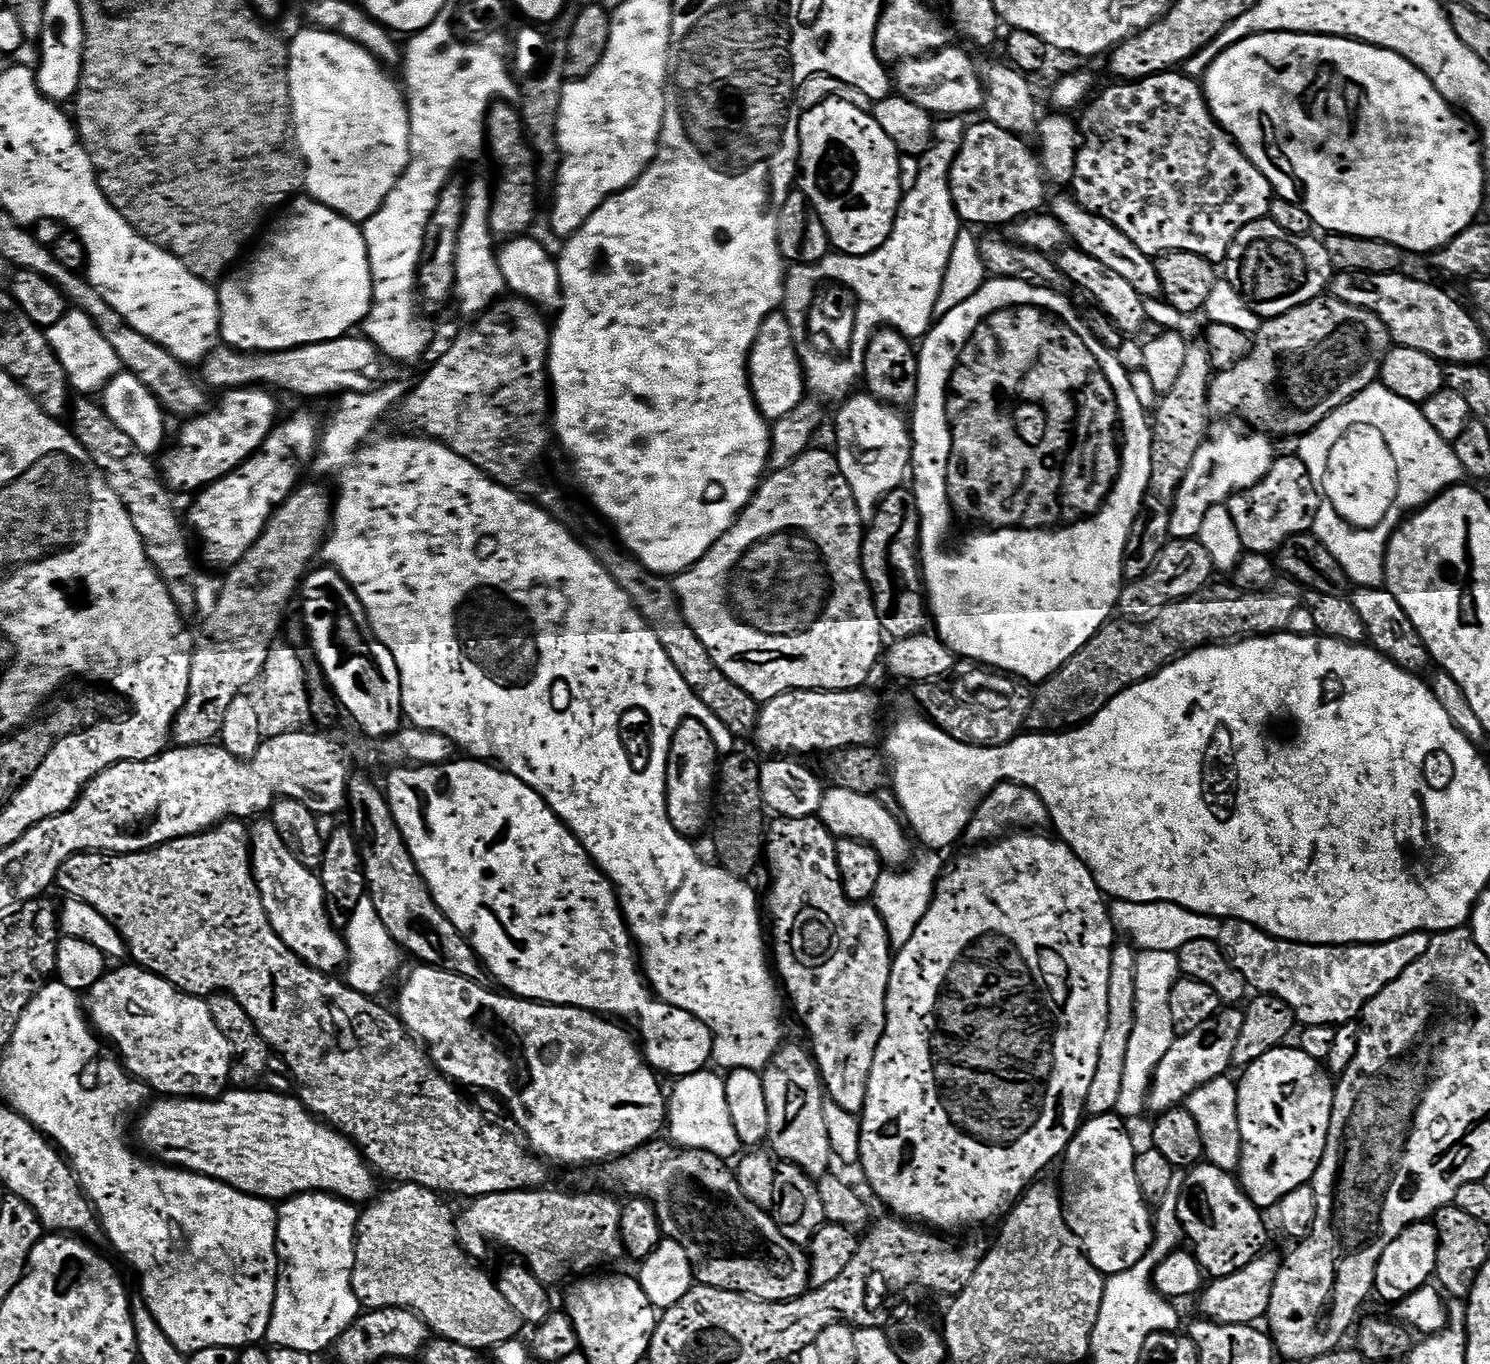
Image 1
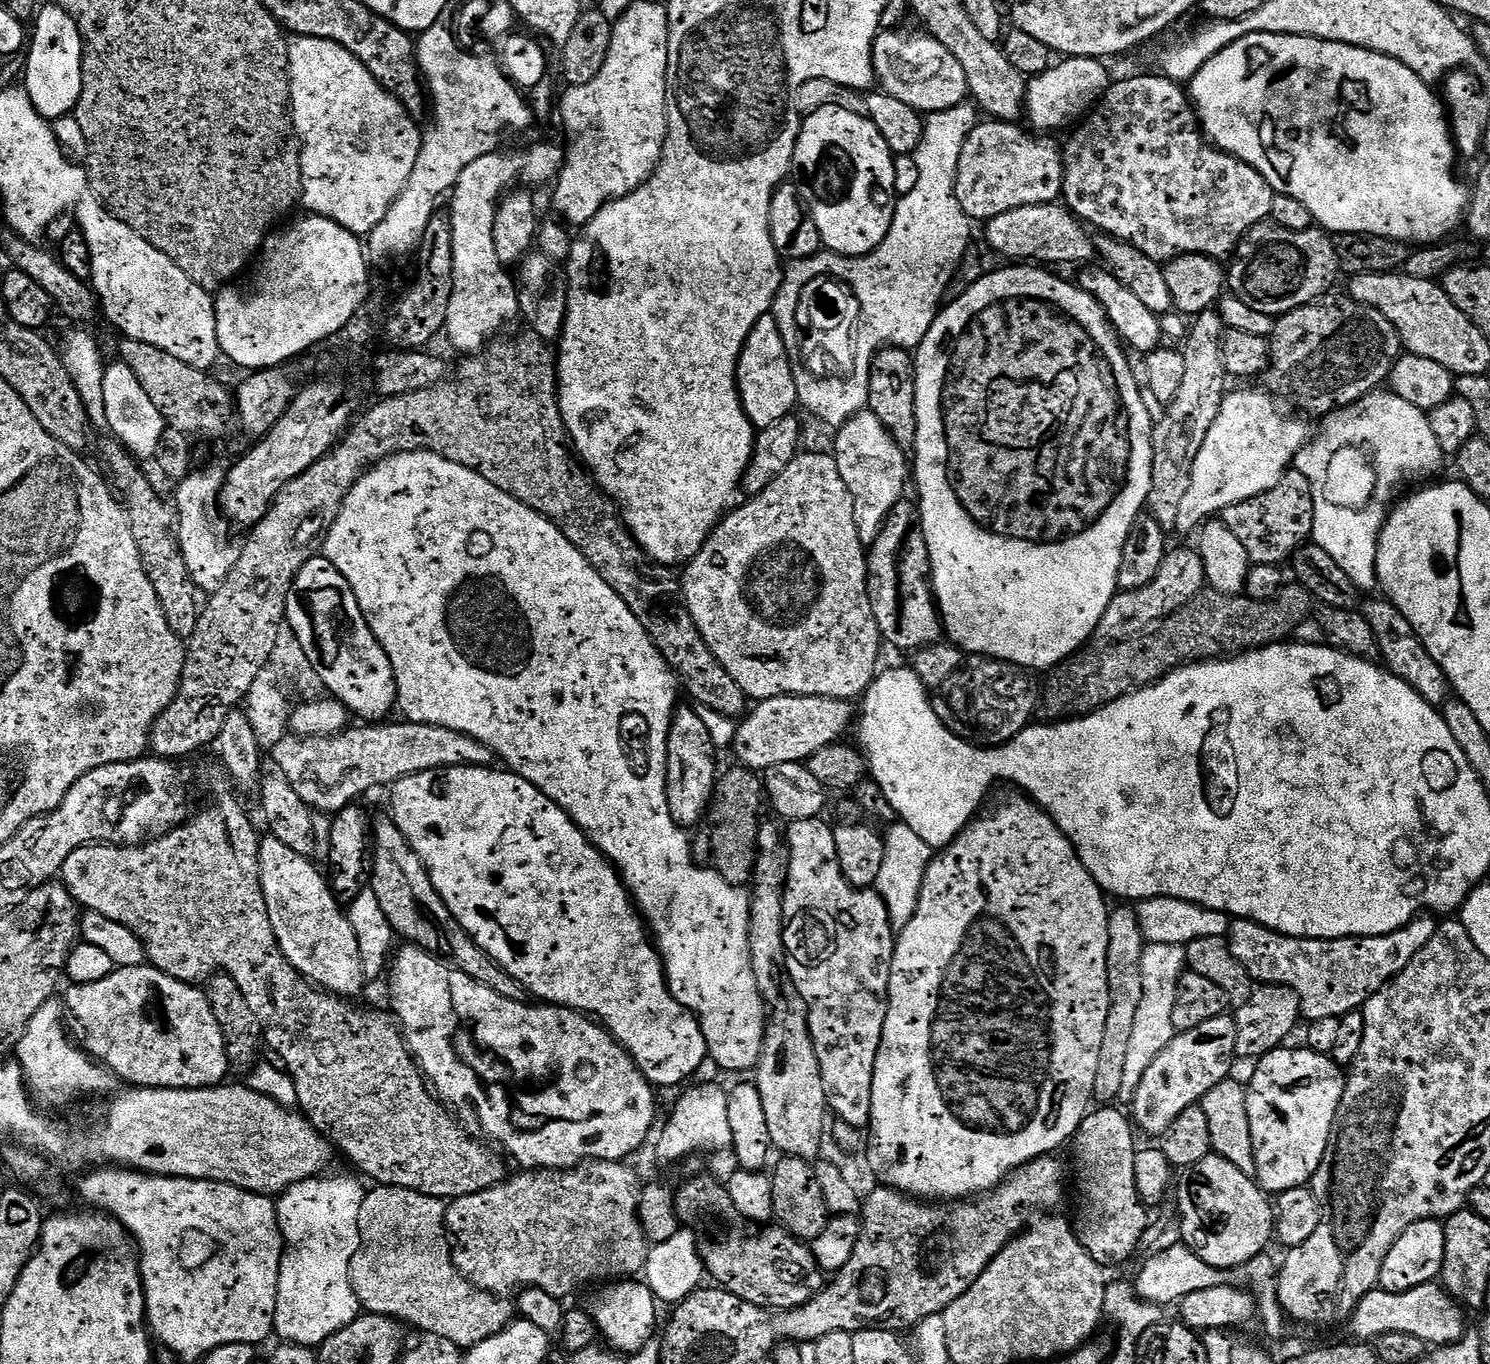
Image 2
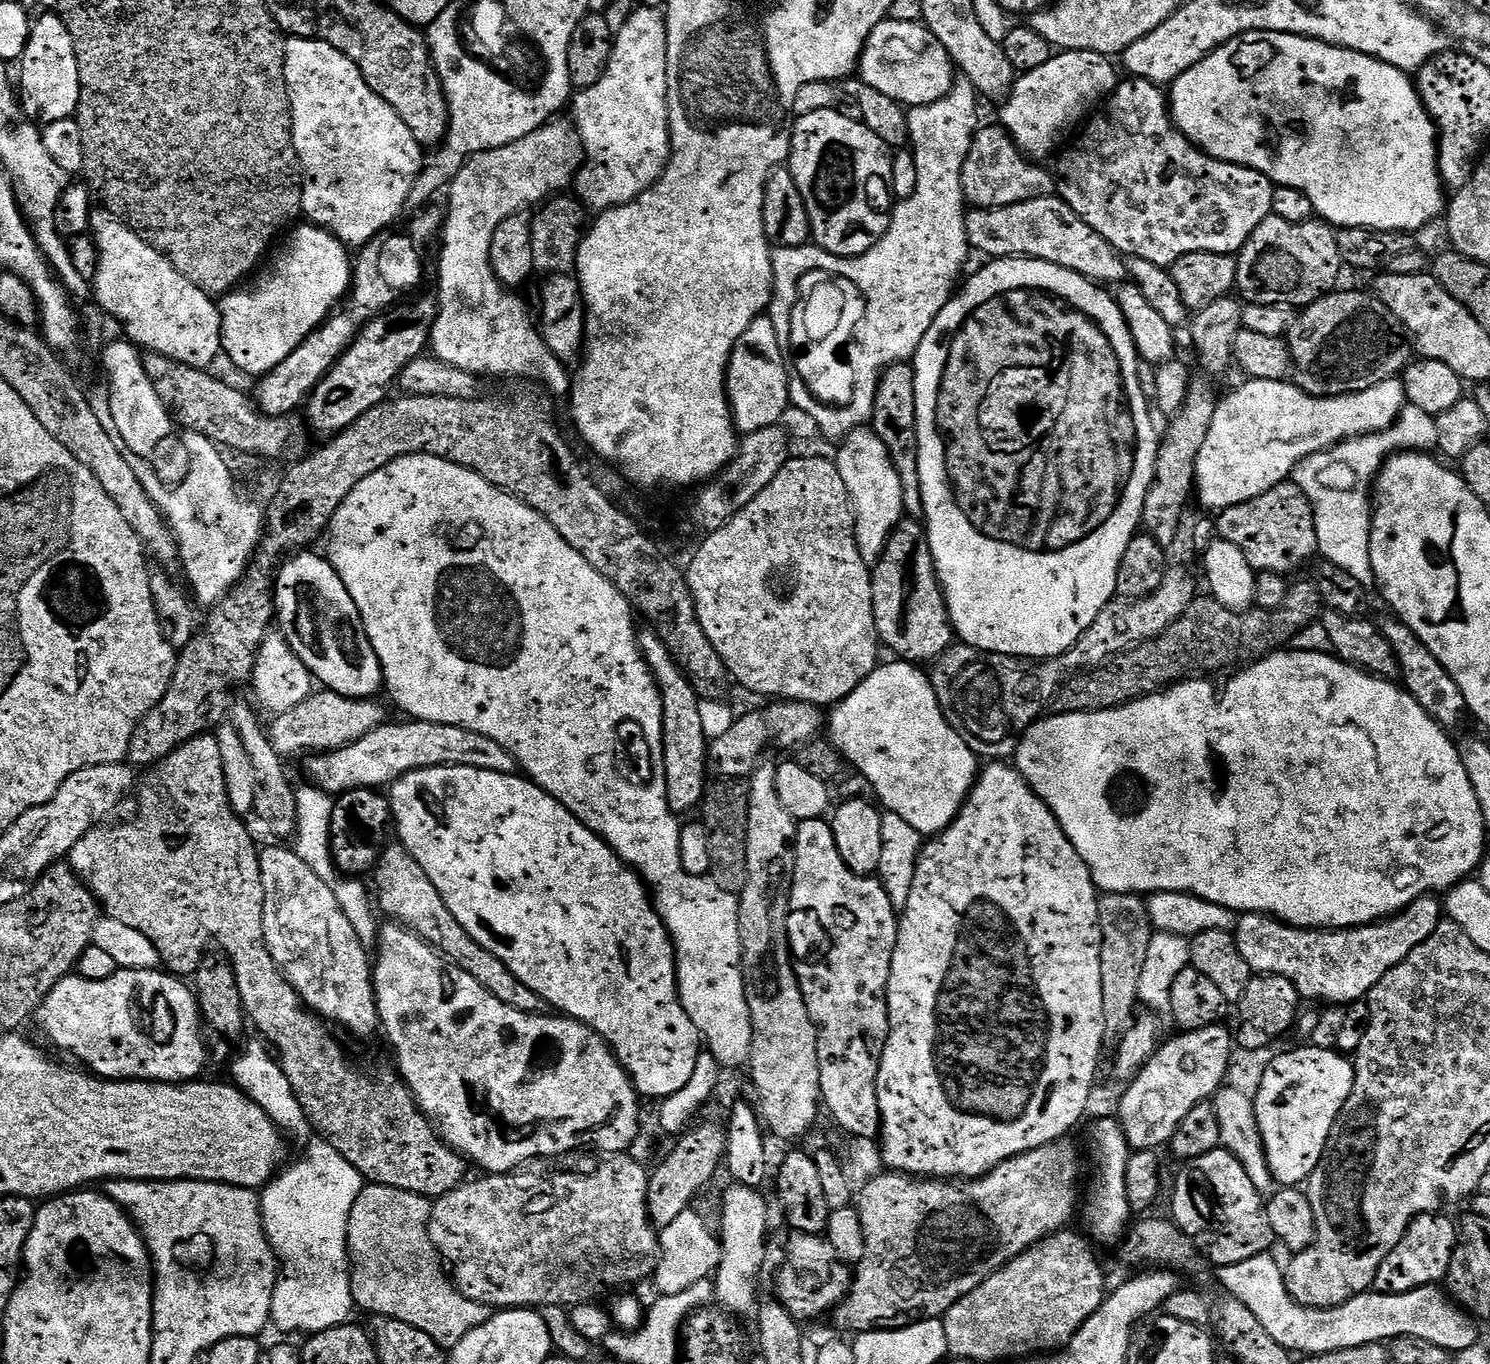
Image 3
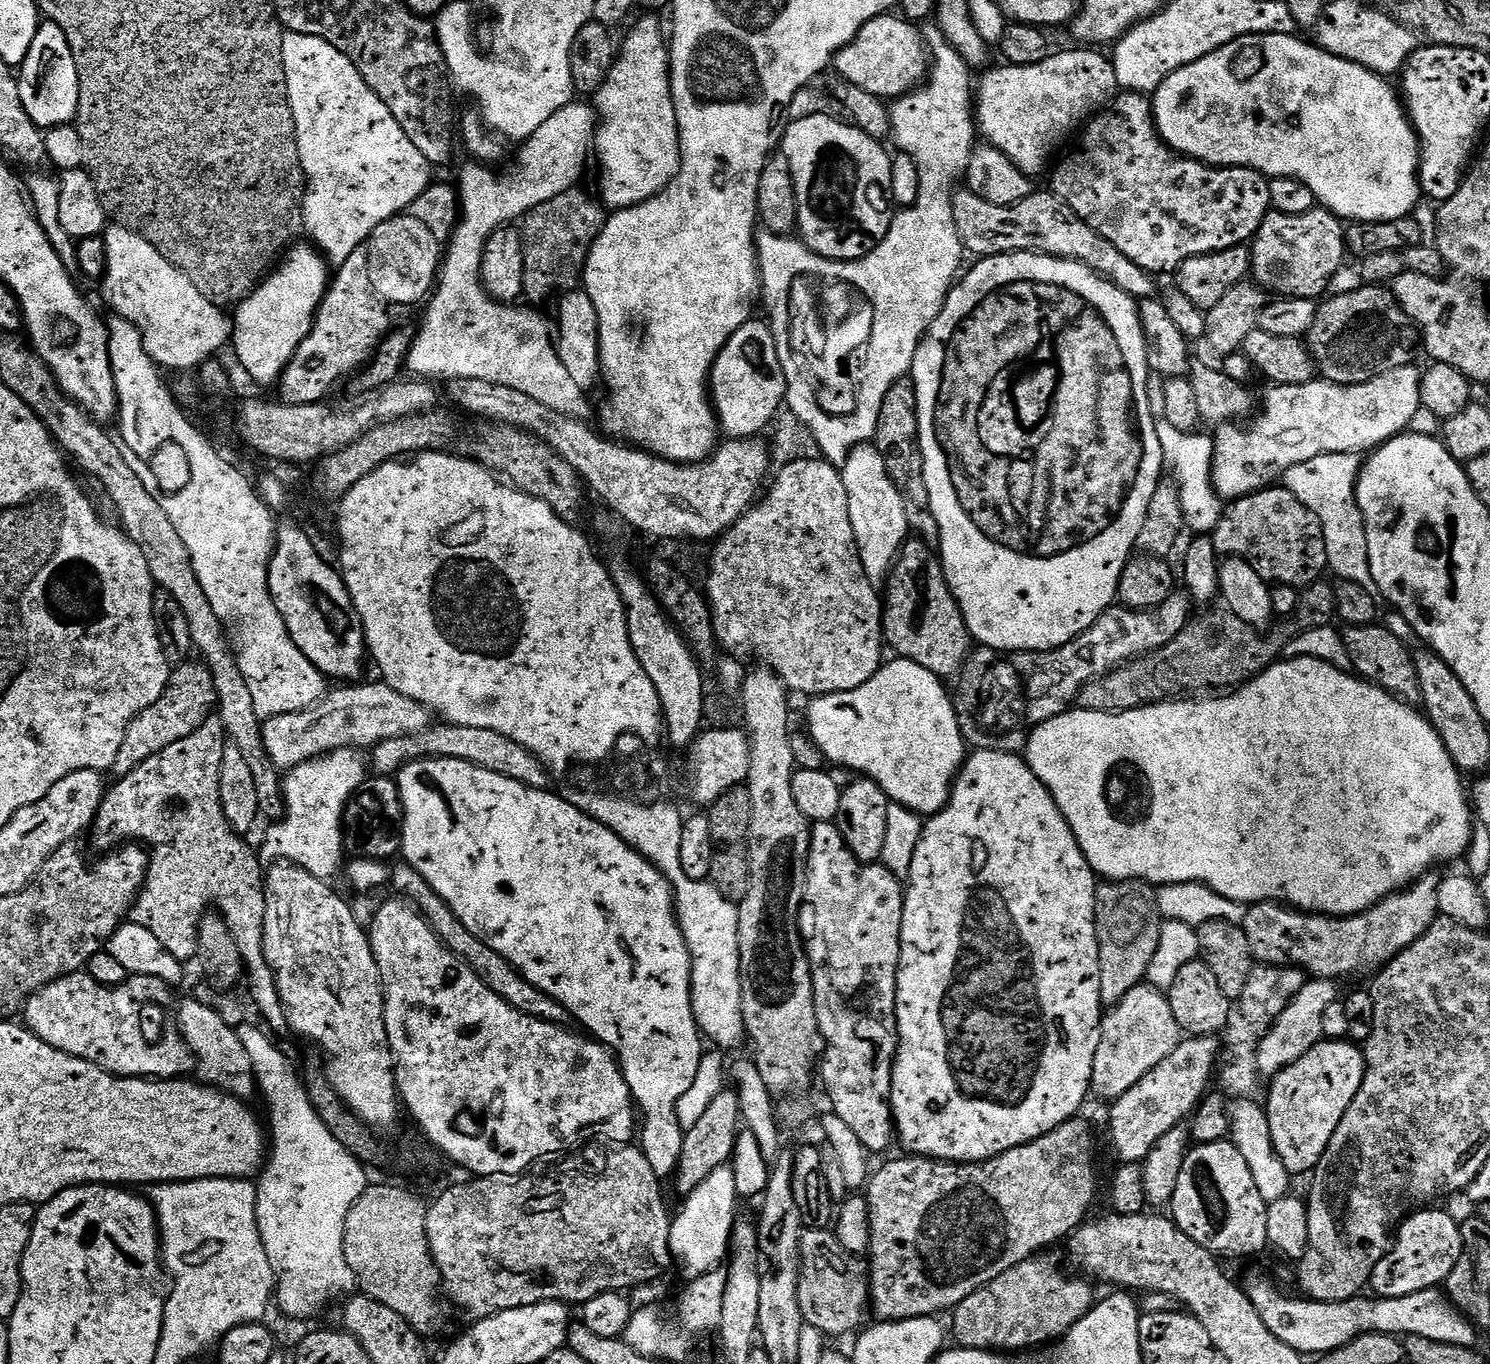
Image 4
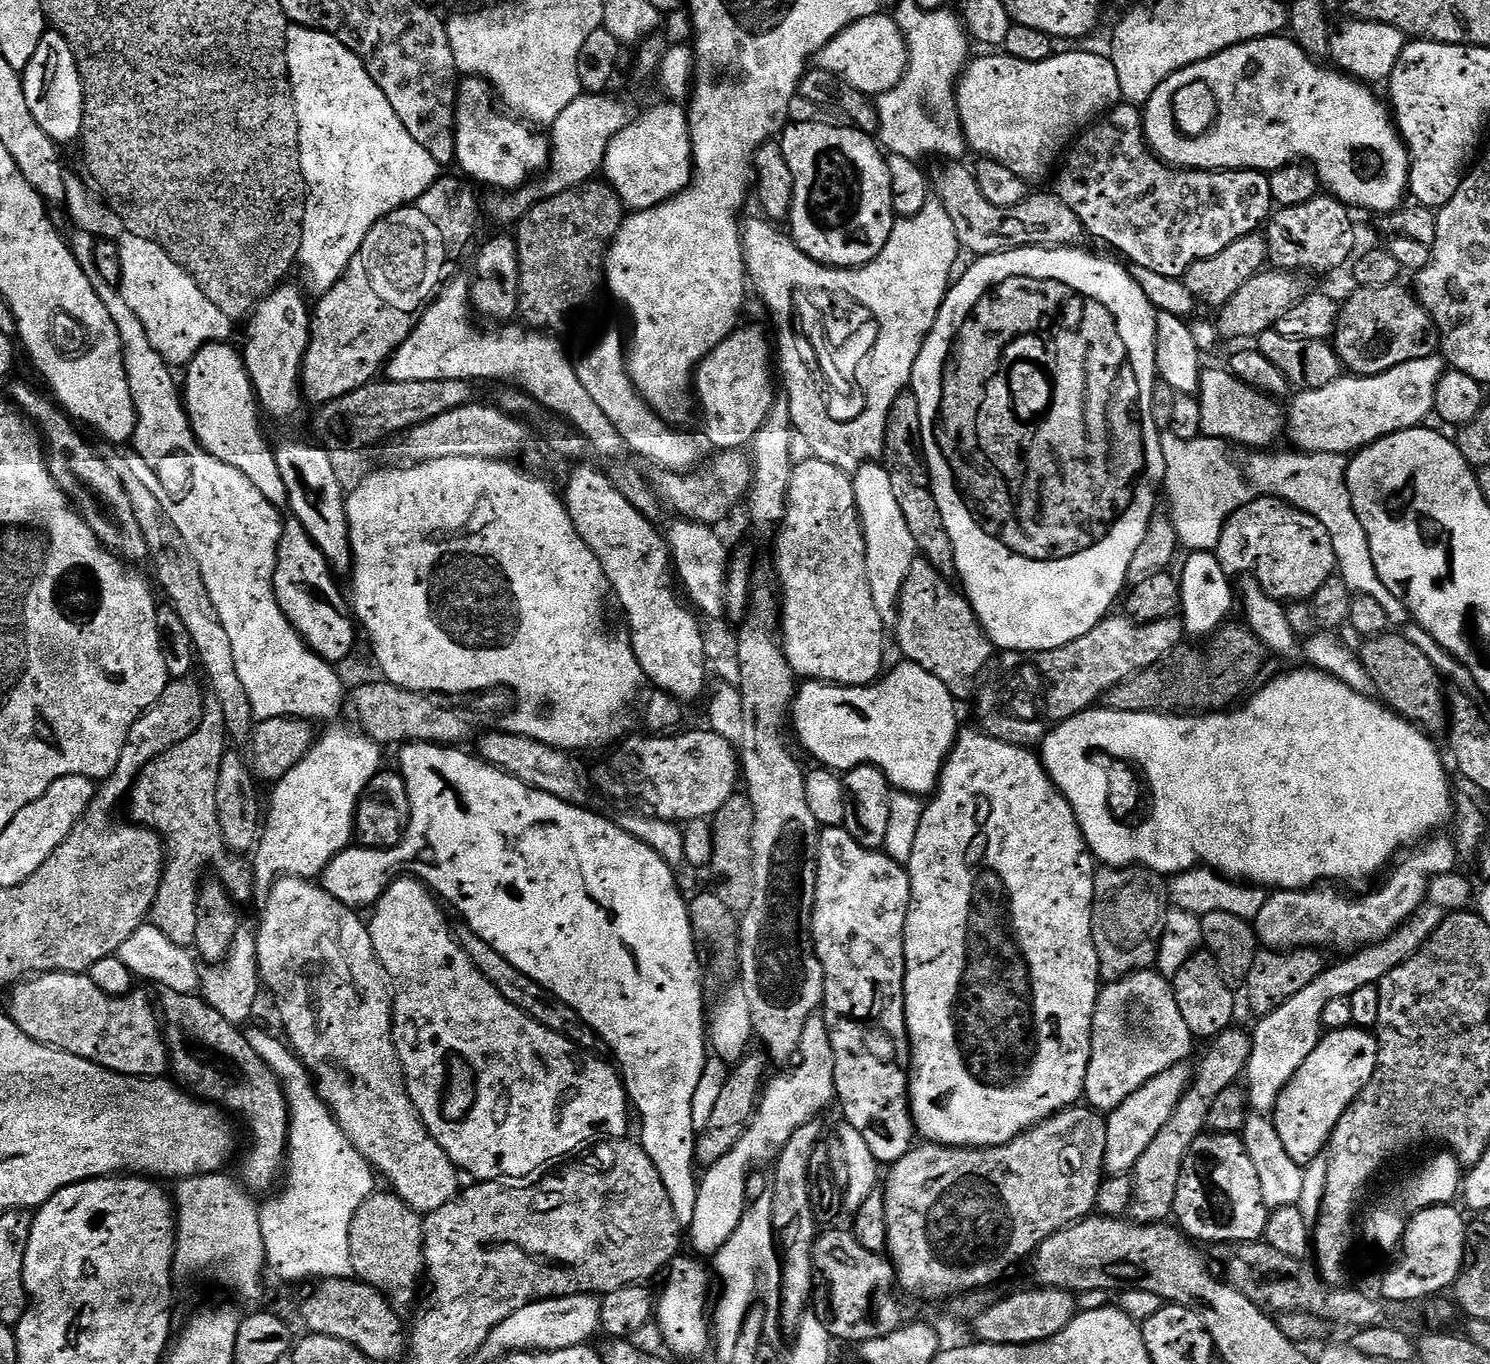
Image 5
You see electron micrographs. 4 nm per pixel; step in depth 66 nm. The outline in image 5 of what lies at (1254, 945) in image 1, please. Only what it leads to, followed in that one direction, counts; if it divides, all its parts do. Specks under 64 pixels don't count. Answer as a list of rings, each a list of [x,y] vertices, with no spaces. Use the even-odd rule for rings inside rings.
[[[1436,834],[1405,851],[1404,861],[1383,877],[1384,885],[1361,900],[1347,900],[1332,886],[1313,886],[1298,892],[1273,891],[1256,915],[1256,939],[1265,949],[1277,952],[1290,952],[1293,948],[1333,948],[1339,954],[1351,954],[1380,943],[1426,904],[1428,884],[1433,878],[1457,871],[1456,858],[1458,851],[1453,841],[1447,835]]]

